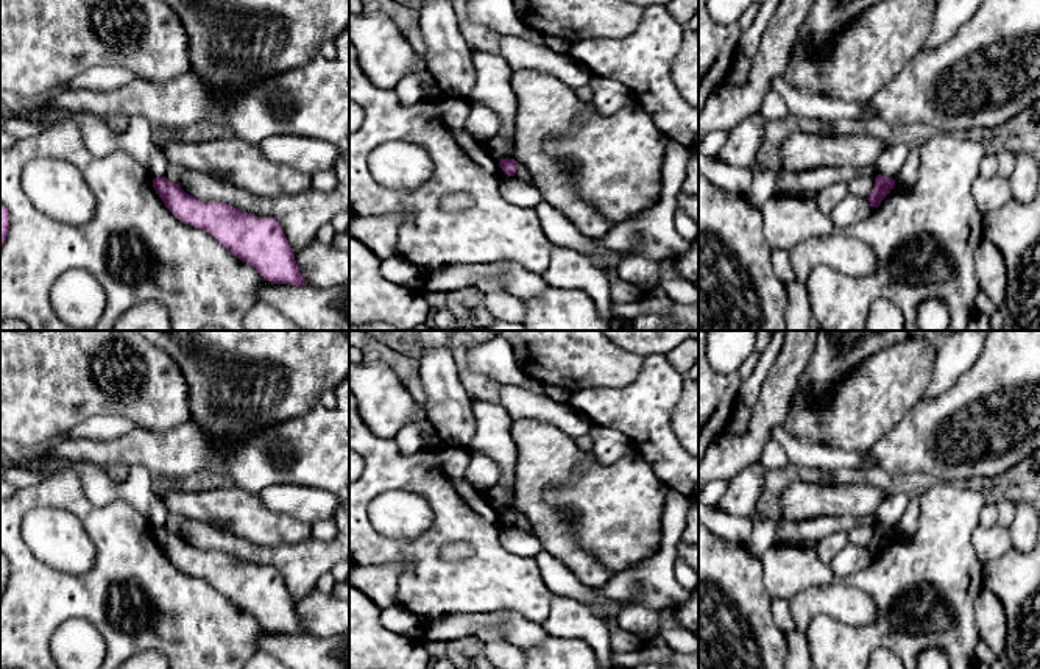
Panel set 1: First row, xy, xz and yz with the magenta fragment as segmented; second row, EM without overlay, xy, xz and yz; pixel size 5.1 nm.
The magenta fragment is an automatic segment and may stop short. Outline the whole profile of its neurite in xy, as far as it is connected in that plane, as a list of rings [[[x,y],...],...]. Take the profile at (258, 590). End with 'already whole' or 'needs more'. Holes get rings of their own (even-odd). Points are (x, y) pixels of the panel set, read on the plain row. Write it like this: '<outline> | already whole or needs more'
[[[165,526],[154,527],[153,536],[178,569],[212,583],[264,628],[307,635],[295,610],[295,600],[274,568],[254,566],[223,550],[196,549]]] | already whole

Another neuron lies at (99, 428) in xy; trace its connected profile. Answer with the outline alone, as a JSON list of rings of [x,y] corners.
[[[98,415],[84,419],[72,427],[65,437],[84,440],[109,440],[134,430],[137,426],[133,419],[120,415]]]

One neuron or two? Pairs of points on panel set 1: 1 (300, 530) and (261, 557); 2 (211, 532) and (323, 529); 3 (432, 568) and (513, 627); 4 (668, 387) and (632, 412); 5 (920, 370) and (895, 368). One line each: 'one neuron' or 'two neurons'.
1: two neurons
2: two neurons
3: two neurons
4: one neuron
5: one neuron

